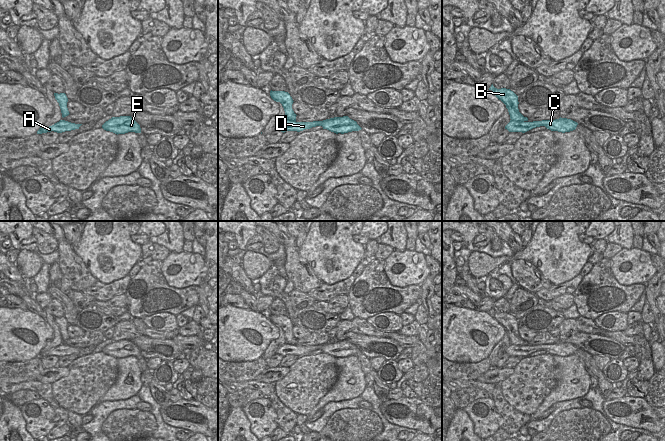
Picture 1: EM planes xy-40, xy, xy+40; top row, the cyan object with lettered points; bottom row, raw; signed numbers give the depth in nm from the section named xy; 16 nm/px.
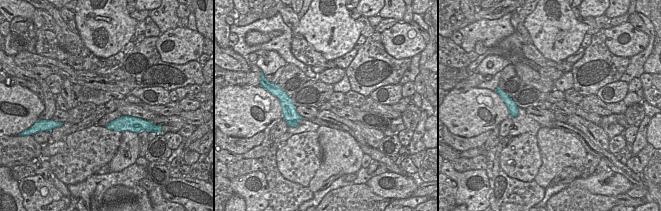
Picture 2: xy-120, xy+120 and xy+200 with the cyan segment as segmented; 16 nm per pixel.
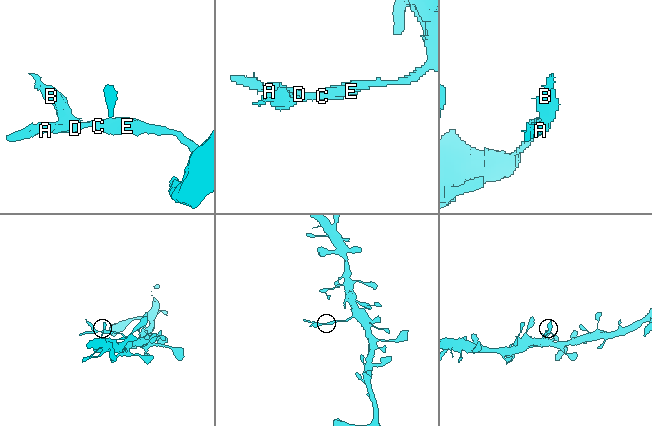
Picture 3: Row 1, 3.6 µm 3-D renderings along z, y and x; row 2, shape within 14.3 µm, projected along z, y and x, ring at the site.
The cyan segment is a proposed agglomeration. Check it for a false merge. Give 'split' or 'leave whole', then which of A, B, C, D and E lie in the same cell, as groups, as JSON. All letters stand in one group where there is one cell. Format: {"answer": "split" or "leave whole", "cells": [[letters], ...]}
{"answer": "split", "cells": [["A", "C", "D", "E"], ["B"]]}

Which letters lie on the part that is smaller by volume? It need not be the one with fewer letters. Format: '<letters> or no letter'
B

